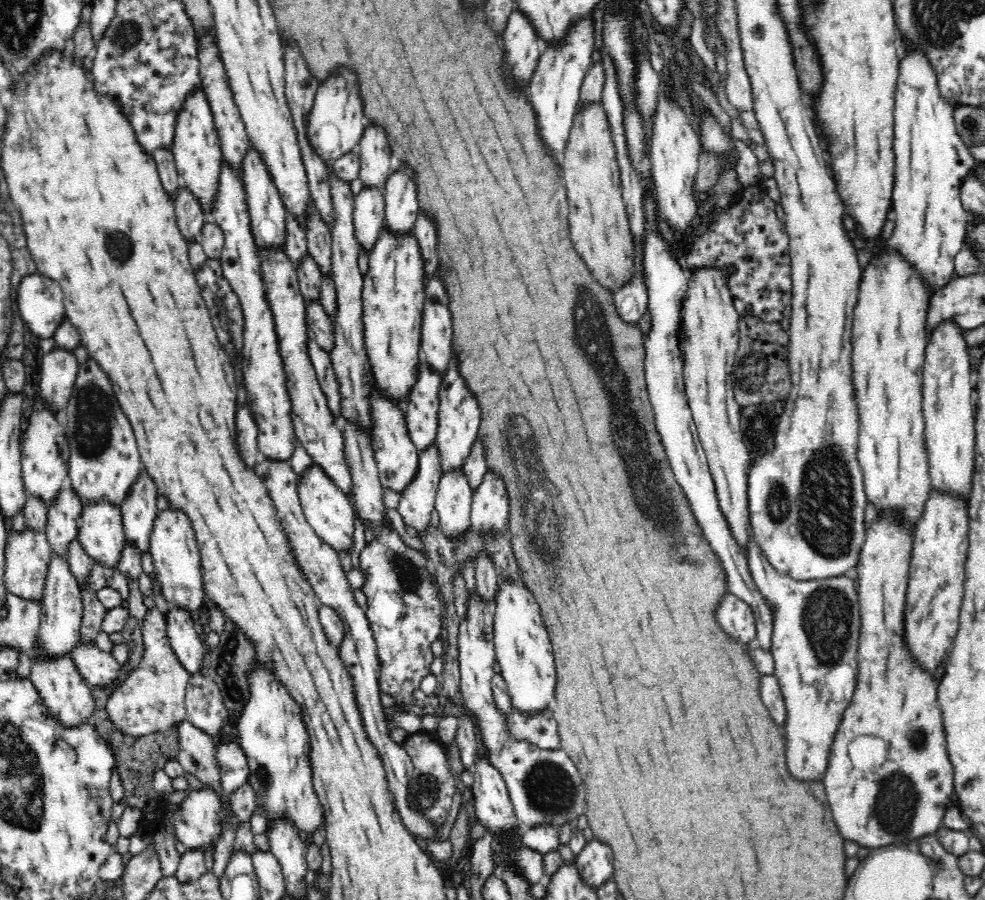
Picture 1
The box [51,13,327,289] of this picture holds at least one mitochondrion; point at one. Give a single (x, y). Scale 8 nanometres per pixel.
(128, 34)

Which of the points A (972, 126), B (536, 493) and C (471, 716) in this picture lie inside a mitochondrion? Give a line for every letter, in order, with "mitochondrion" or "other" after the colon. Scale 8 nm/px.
A: mitochondrion
B: mitochondrion
C: other

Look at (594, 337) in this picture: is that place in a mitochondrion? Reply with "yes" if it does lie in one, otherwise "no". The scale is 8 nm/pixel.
yes

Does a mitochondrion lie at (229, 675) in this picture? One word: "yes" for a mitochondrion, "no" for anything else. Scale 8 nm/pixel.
yes

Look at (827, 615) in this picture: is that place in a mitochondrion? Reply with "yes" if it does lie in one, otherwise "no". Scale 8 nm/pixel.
yes

